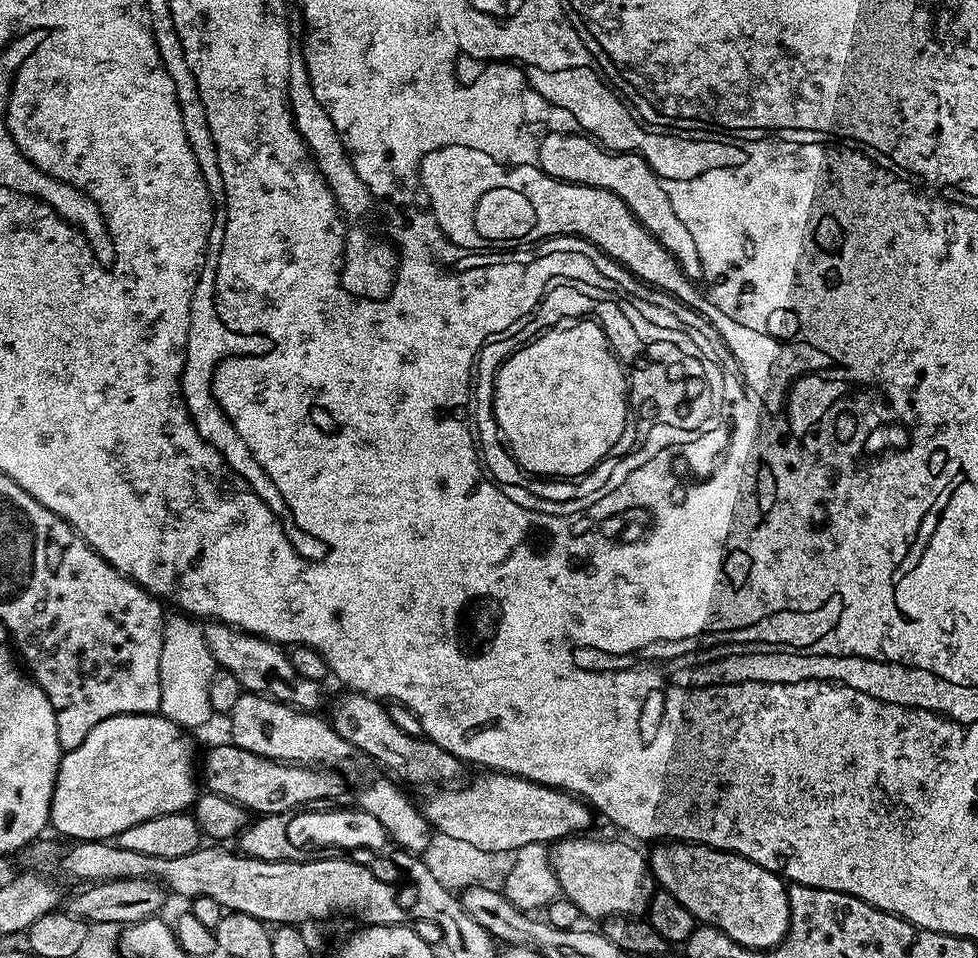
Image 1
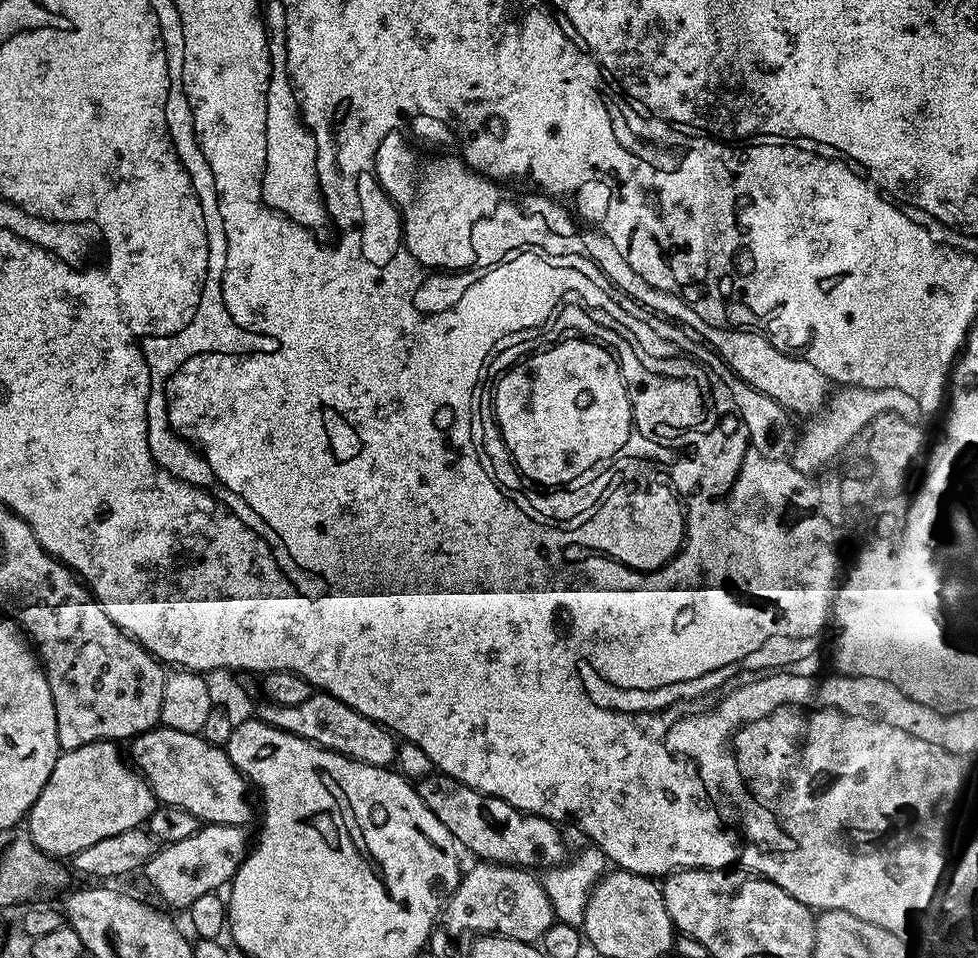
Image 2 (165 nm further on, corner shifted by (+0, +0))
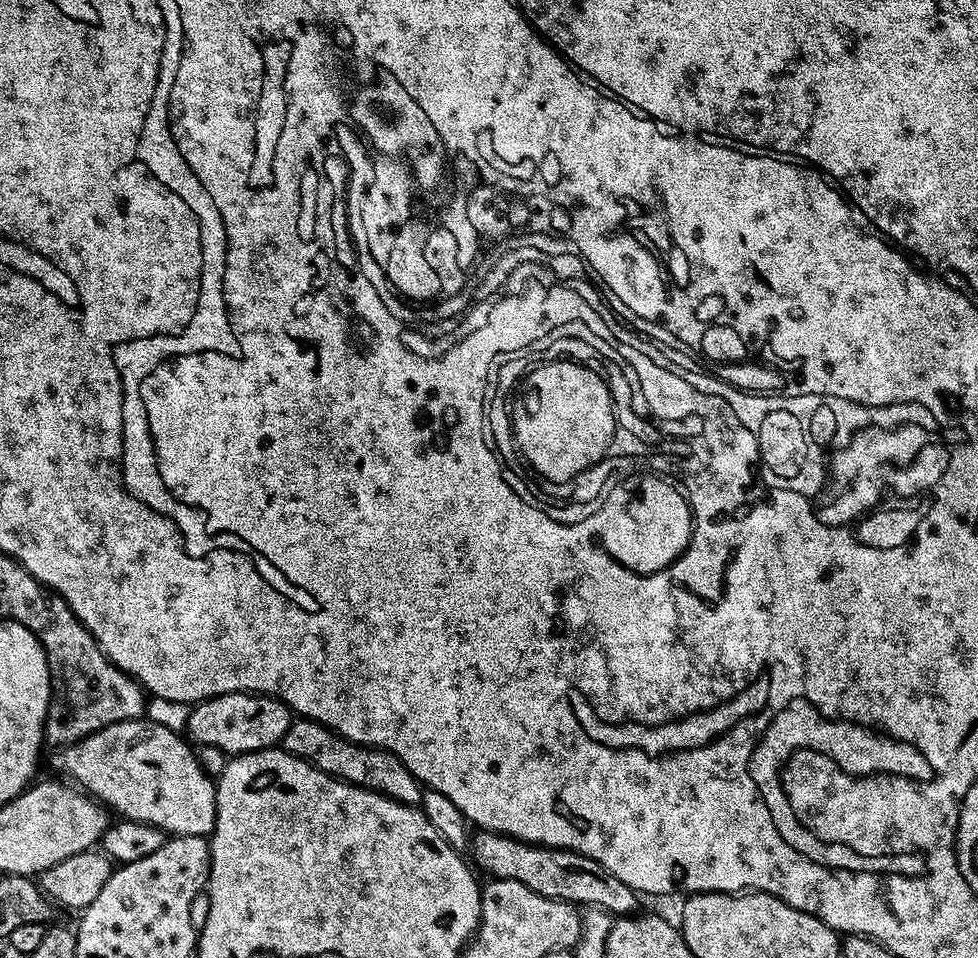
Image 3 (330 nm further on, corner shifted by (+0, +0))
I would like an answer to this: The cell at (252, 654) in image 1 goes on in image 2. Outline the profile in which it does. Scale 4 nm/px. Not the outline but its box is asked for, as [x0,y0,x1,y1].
[258,691,397,768]

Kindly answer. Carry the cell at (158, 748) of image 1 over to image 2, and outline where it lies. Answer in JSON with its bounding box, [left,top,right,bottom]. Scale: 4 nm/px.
[26,740,158,858]

